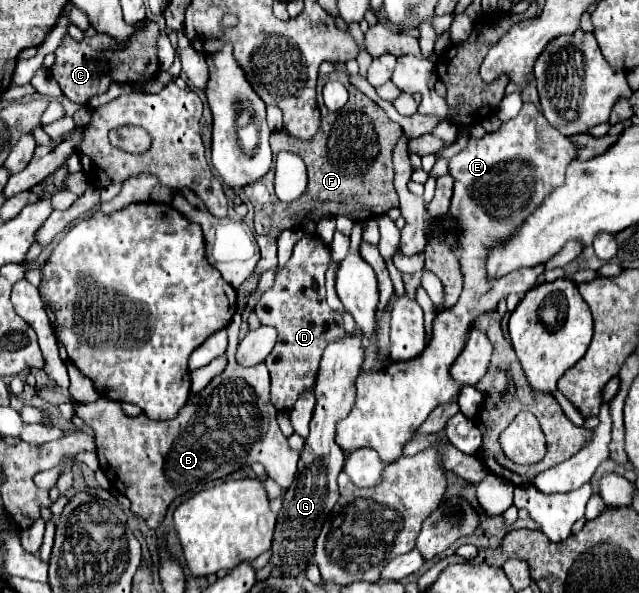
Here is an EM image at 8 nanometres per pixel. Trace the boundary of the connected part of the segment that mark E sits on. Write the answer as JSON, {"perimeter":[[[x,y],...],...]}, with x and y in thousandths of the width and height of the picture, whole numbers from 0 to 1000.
{"perimeter":[[[820,175],[817,189],[789,206],[776,223],[761,226],[751,236],[736,233],[732,246],[704,266],[704,293],[710,297],[704,361],[717,368],[723,388],[717,435],[726,462],[726,489],[704,523],[682,530],[676,543],[676,577],[657,600],[635,610],[613,610],[588,631],[567,627],[560,634],[557,681],[551,695],[529,712],[526,725],[526,745],[535,759],[585,755],[601,779],[613,779],[626,772],[629,752],[685,681],[717,675],[723,648],[704,637],[704,617],[723,594],[742,536],[773,523],[779,509],[801,492],[820,499],[839,482],[842,462],[851,459],[851,449],[839,449],[764,476],[757,455],[761,422],[795,401],[801,388],[842,351],[851,331],[883,310],[886,280],[898,266],[901,246],[861,212],[836,175]]]}

